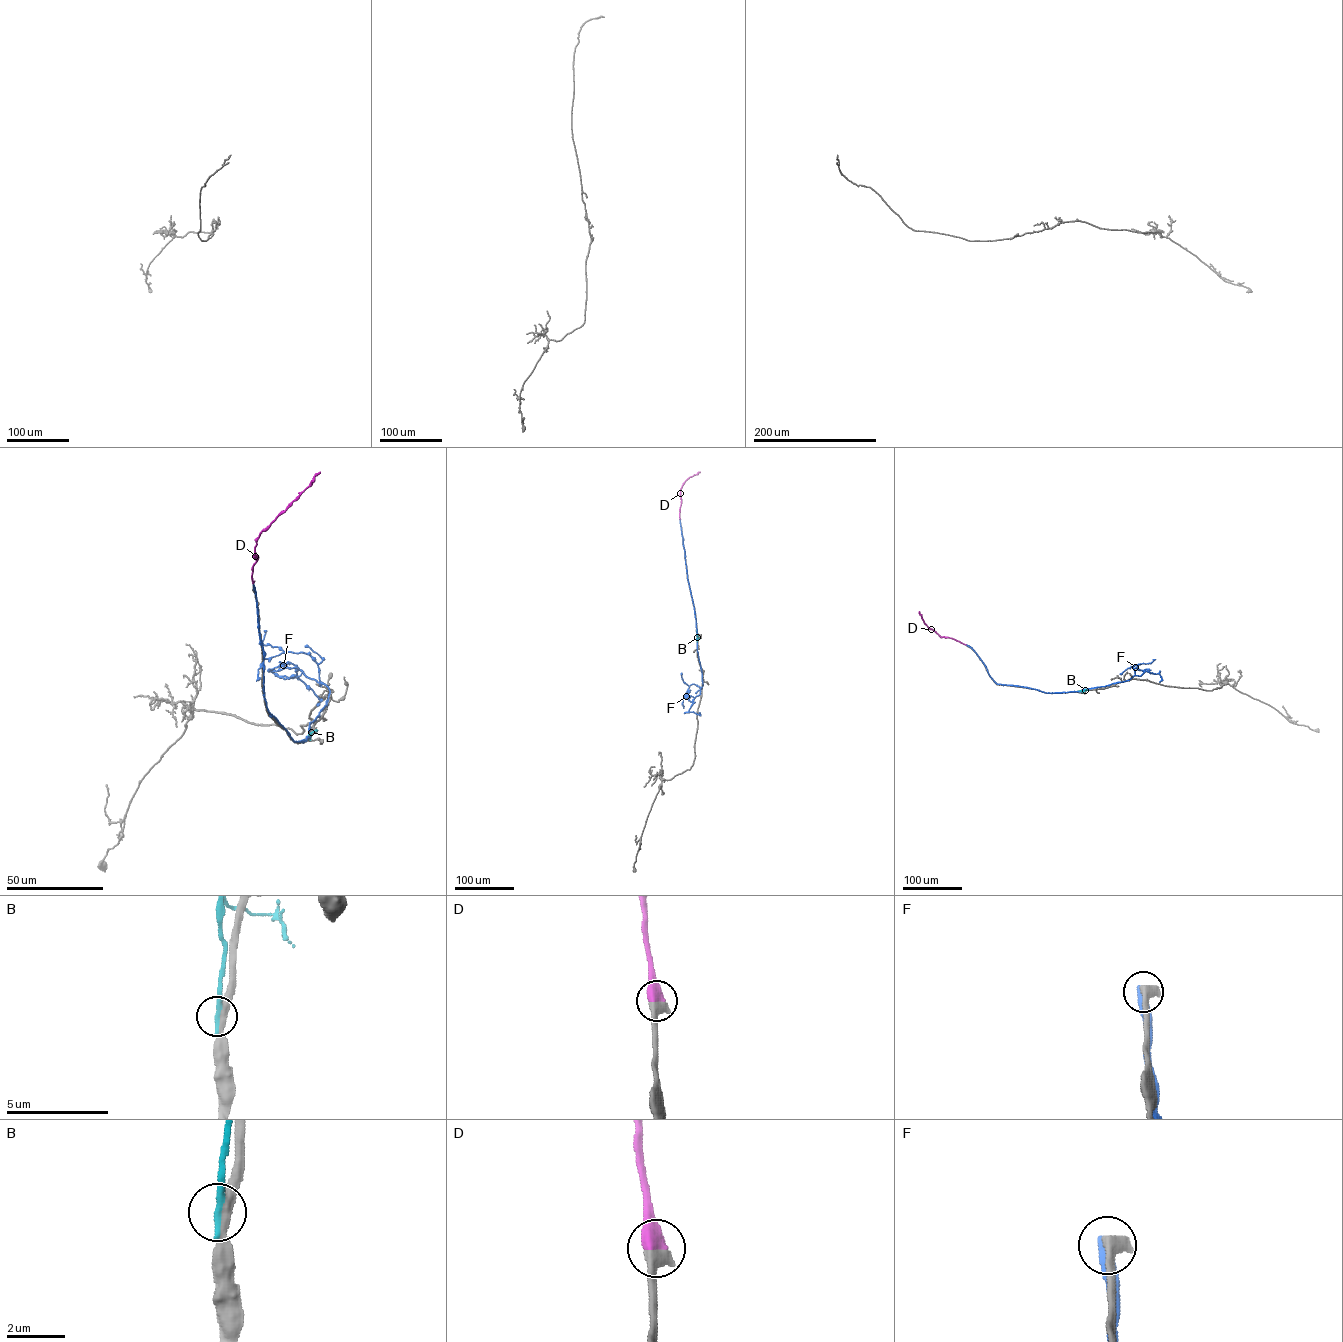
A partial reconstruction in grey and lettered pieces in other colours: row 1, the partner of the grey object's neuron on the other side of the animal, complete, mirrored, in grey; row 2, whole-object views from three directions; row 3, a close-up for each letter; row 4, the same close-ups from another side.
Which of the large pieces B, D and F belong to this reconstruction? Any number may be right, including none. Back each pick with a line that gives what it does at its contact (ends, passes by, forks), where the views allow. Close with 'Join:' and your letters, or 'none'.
D: it ends there
Join: D

